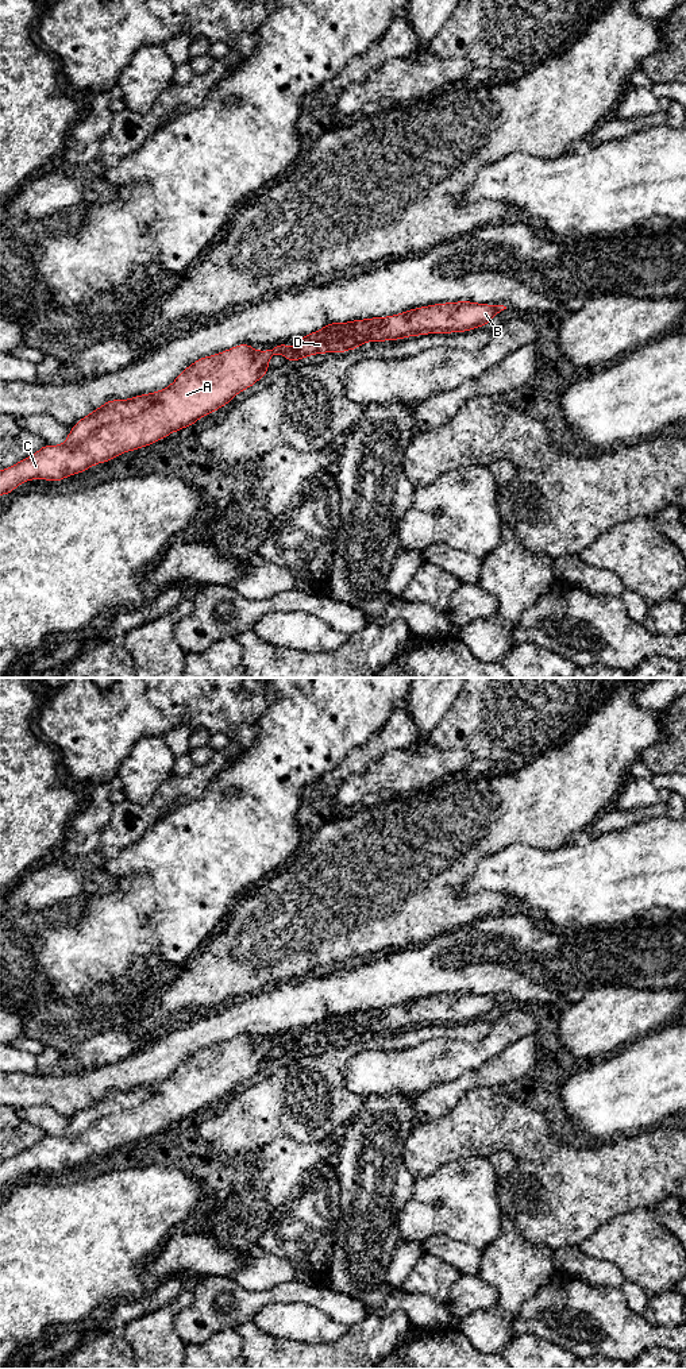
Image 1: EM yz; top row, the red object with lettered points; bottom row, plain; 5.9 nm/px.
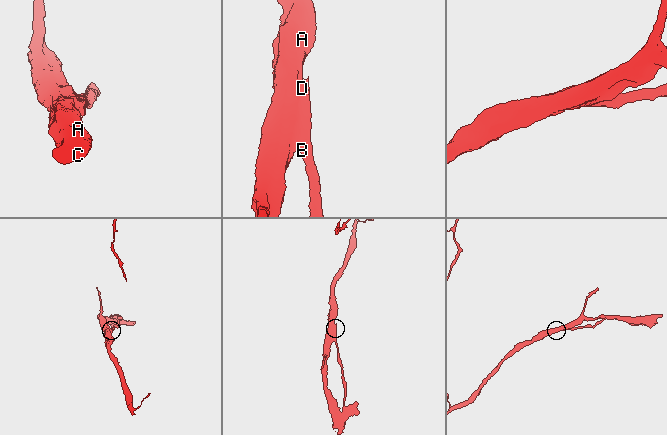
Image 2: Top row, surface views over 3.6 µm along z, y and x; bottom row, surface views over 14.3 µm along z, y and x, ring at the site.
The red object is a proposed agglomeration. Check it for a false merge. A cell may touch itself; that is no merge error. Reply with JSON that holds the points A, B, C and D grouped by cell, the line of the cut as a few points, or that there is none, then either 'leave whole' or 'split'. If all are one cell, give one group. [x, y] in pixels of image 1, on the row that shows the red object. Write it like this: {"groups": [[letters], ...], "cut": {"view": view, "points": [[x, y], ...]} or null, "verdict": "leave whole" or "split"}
{"groups": [["A", "C"], ["B", "D"]], "cut": {"view": "yz", "points": [[322, 328], [335, 328], [342, 335], [361, 335], [365, 340]]}, "verdict": "split"}

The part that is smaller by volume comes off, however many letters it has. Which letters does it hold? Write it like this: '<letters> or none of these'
B, D

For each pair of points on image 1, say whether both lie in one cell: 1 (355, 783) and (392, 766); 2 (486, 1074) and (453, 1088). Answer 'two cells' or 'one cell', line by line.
1: one cell
2: one cell

